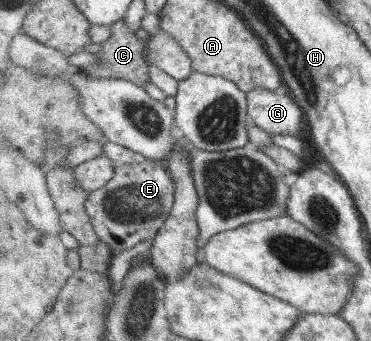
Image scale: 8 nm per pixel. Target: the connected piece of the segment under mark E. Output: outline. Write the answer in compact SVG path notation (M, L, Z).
M145 161L124 165L116 169L113 179L95 190L86 204L89 221L94 225L99 239L106 241L113 255L137 247L145 239L155 239L173 209L176 183L168 165Z

